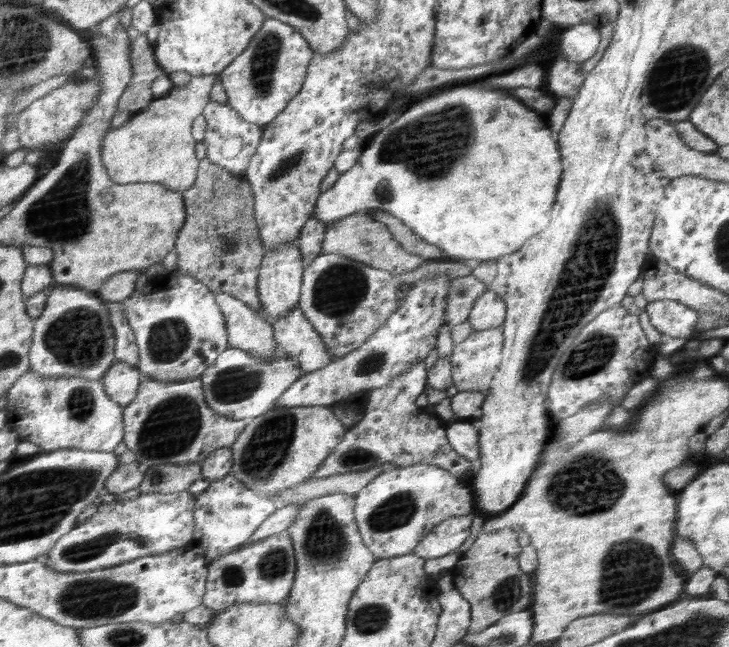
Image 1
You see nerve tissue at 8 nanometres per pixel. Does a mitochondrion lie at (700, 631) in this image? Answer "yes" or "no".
yes

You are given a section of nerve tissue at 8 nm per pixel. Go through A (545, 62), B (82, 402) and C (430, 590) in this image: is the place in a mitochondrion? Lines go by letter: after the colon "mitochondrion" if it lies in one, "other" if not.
A: other
B: mitochondrion
C: other

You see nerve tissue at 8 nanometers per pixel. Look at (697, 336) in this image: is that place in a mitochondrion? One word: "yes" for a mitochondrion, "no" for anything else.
no

